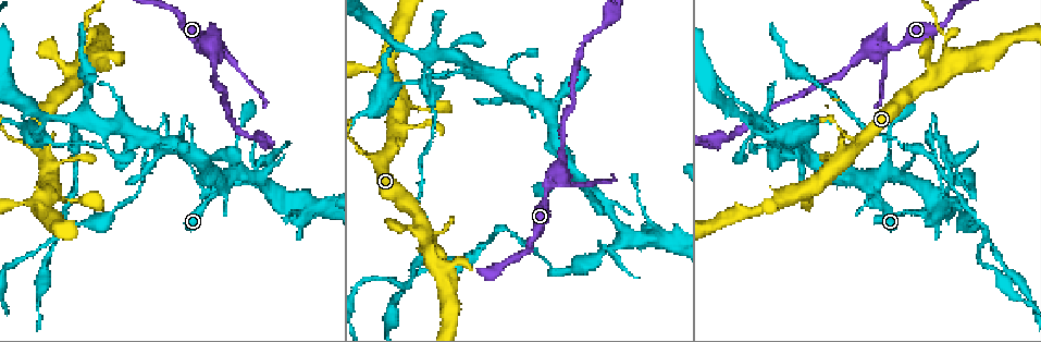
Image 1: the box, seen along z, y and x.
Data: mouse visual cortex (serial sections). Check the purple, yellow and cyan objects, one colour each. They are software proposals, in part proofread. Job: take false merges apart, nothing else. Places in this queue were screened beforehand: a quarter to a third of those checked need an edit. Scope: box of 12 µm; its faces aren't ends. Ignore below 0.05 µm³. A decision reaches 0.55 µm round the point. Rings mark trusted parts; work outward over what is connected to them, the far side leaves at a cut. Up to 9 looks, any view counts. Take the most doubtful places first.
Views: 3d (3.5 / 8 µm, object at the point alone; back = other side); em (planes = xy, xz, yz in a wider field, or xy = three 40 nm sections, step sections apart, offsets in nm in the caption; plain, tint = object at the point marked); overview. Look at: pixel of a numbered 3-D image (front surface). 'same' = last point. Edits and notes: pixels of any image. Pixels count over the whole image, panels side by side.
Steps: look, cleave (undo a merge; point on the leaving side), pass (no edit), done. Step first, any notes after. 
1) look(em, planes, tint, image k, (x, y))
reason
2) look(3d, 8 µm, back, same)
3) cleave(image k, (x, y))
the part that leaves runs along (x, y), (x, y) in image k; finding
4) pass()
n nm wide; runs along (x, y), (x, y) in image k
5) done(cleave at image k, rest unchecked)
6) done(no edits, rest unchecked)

look(em, xy, step 5, tint, image 1, (873, 52))
narrows sharply

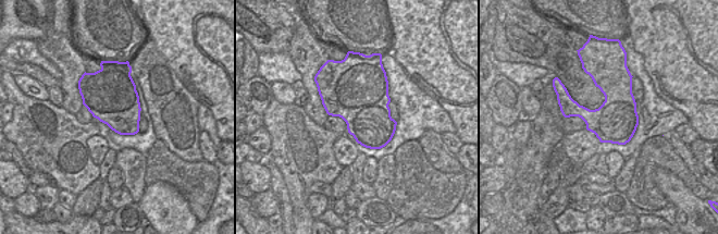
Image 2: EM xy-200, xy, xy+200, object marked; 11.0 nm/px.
look(3d, 3.5 µm, same)

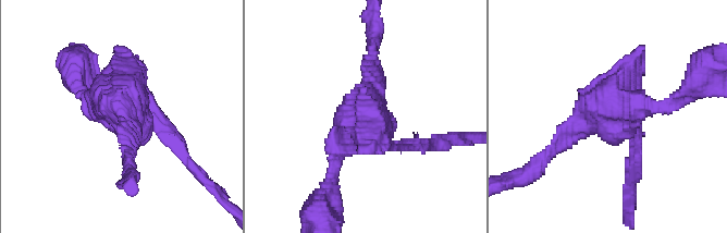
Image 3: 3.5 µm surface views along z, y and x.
pass()
runs along (654, 108), (590, 118), (546, 155) in image 3; continuous, no second cell

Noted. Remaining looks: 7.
look(3d, 3.5 µm, image 1, (434, 244))

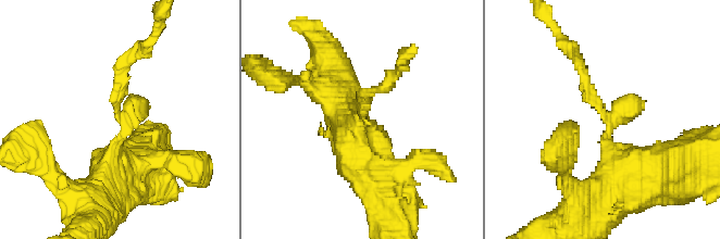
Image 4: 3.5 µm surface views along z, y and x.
look(em, planes, tint, image 4, (600, 111))
now the EM

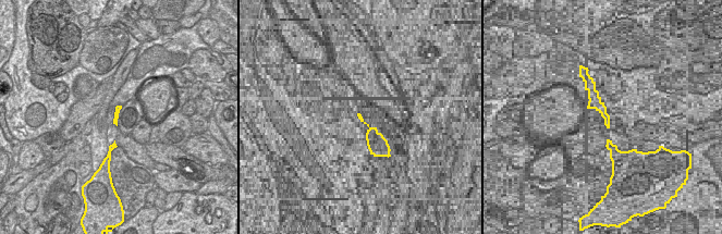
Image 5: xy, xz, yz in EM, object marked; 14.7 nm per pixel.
look(em, xy, step 5, tint, same)

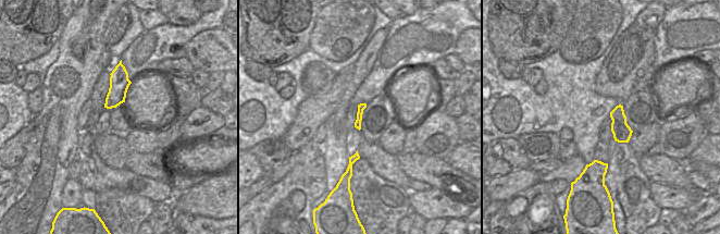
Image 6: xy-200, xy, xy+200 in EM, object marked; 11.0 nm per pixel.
cleave(image 4, (116, 98))
the part that leaves runs along (124, 133), (121, 66), (145, 46) in image 4; two cells meet here

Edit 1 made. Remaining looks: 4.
look(em, xy, step 5, tint, image 1, (972, 192))

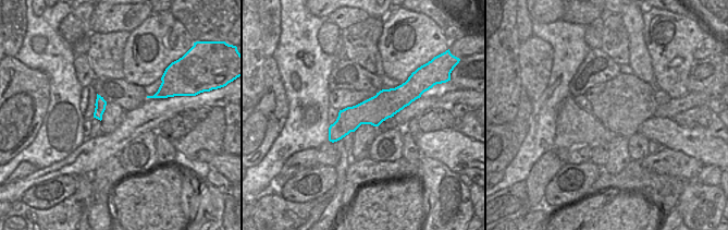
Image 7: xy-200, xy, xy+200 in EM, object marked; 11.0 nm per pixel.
look(3d, 3.5 µm, same)
see where the arms go

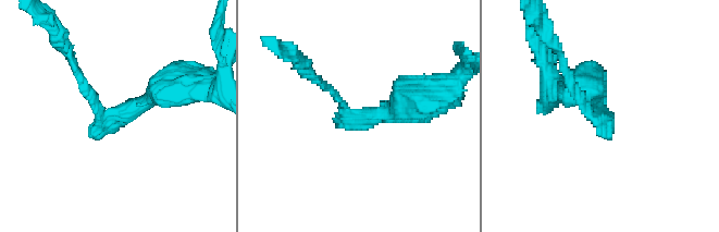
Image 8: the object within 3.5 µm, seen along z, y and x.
cleave(image 8, (565, 69))
arms of 150, 350 nm; the part that leaves runs along (95, 101), (61, 45), (58, 27) in image 8; two cells meet here

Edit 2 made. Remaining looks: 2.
done(cleave at image 4, cleave at image 8, rest unchecked)

